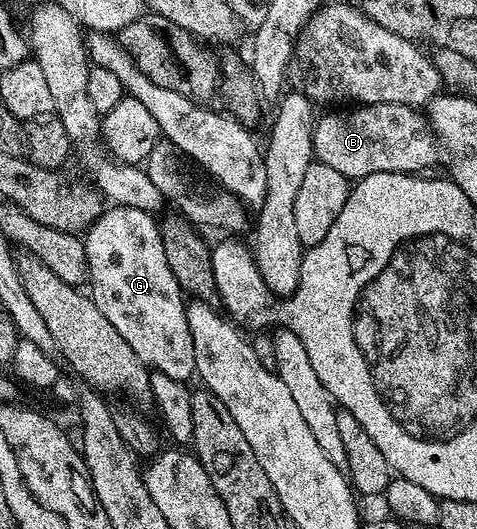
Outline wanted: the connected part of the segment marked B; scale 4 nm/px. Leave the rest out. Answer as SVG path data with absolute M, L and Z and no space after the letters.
M363 104L351 108L336 108L333 114L324 114L315 119L312 127L312 153L315 161L334 168L334 172L342 172L350 180L359 180L374 172L394 172L395 174L416 174L424 172L435 160L437 151L434 147L438 139L432 133L428 119L419 109L402 104Z

